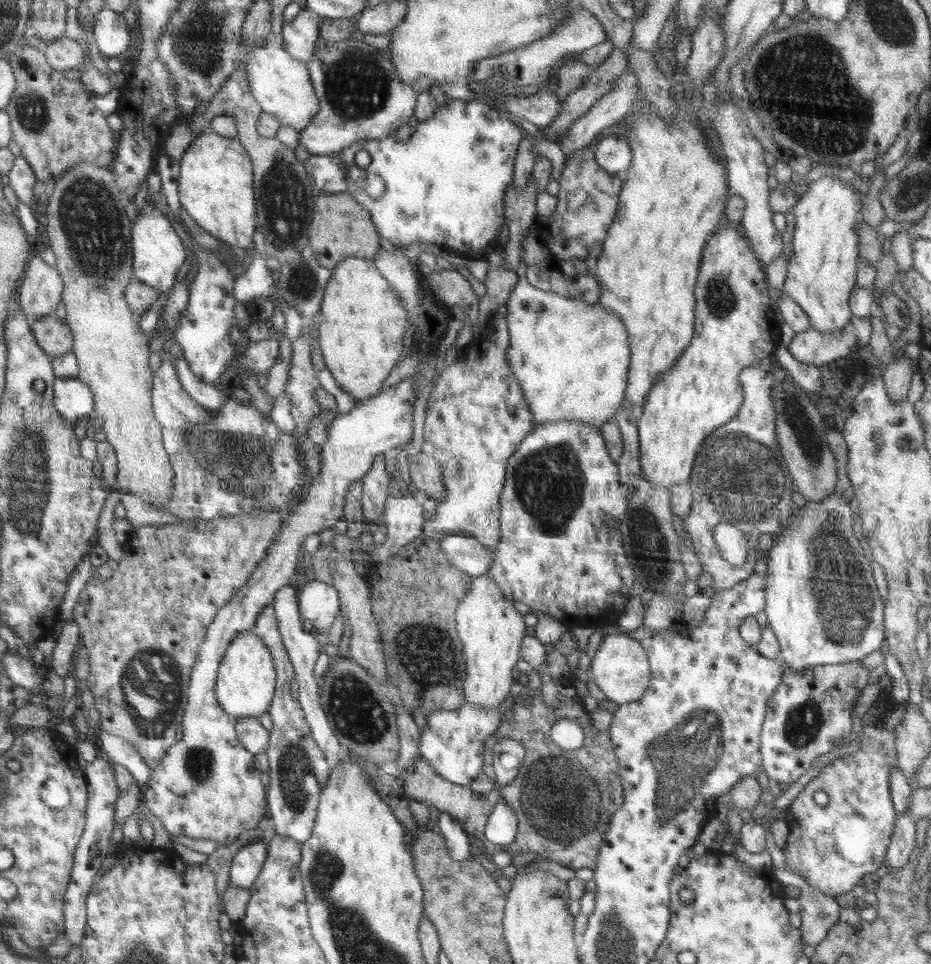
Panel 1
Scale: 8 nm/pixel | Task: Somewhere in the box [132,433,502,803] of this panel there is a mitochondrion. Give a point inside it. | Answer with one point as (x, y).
(428, 655)

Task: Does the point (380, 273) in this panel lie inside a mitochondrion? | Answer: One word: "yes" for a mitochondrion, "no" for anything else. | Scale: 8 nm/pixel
no

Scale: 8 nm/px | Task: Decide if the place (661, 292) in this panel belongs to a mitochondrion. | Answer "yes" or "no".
no

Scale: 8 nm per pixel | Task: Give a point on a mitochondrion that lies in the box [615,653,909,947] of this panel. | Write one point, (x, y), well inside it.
(684, 756)

